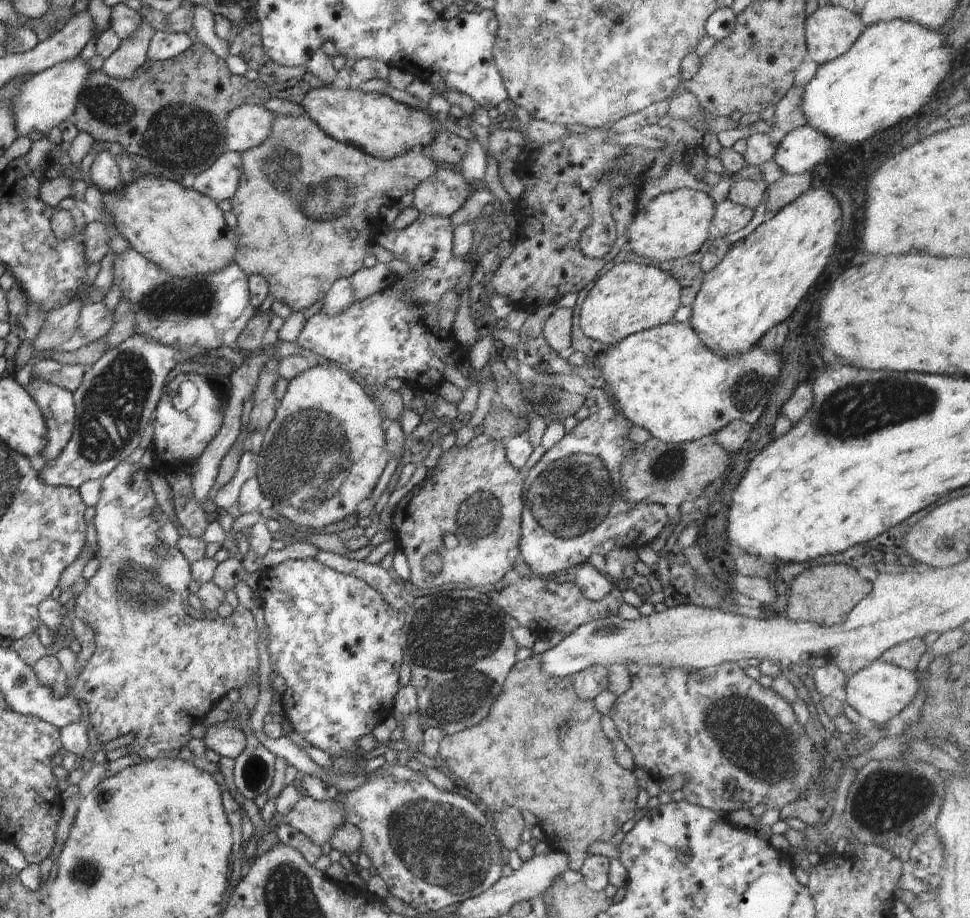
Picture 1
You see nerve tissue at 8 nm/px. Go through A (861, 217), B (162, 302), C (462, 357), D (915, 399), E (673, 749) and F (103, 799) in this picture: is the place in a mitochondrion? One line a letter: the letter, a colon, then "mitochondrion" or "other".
A: other
B: mitochondrion
C: other
D: mitochondrion
E: other
F: mitochondrion

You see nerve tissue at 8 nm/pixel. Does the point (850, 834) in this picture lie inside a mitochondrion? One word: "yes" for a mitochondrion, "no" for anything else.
no

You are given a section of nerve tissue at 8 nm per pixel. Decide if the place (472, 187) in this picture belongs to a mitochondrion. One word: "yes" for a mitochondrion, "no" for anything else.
no

